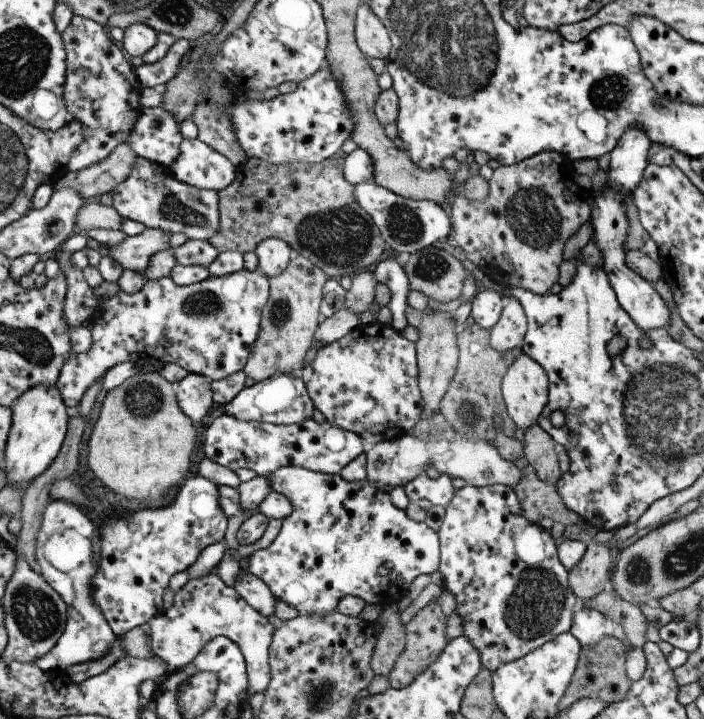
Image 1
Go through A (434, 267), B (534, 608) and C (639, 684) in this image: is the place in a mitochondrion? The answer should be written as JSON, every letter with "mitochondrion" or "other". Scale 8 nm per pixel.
{"A":"mitochondrion","B":"mitochondrion","C":"other"}

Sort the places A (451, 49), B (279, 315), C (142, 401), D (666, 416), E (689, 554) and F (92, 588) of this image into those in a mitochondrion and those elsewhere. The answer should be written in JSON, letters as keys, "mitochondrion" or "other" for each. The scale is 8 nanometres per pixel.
{"A":"mitochondrion","B":"mitochondrion","C":"mitochondrion","D":"mitochondrion","E":"mitochondrion","F":"other"}

